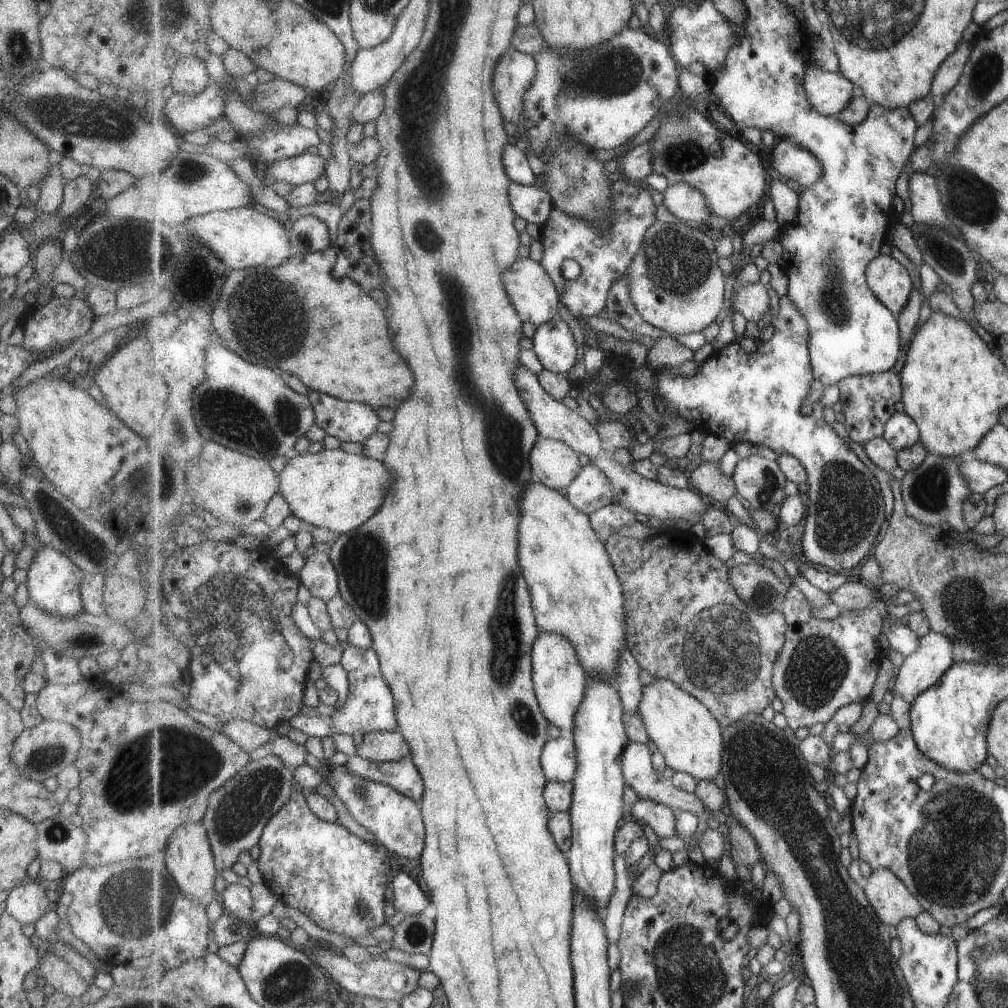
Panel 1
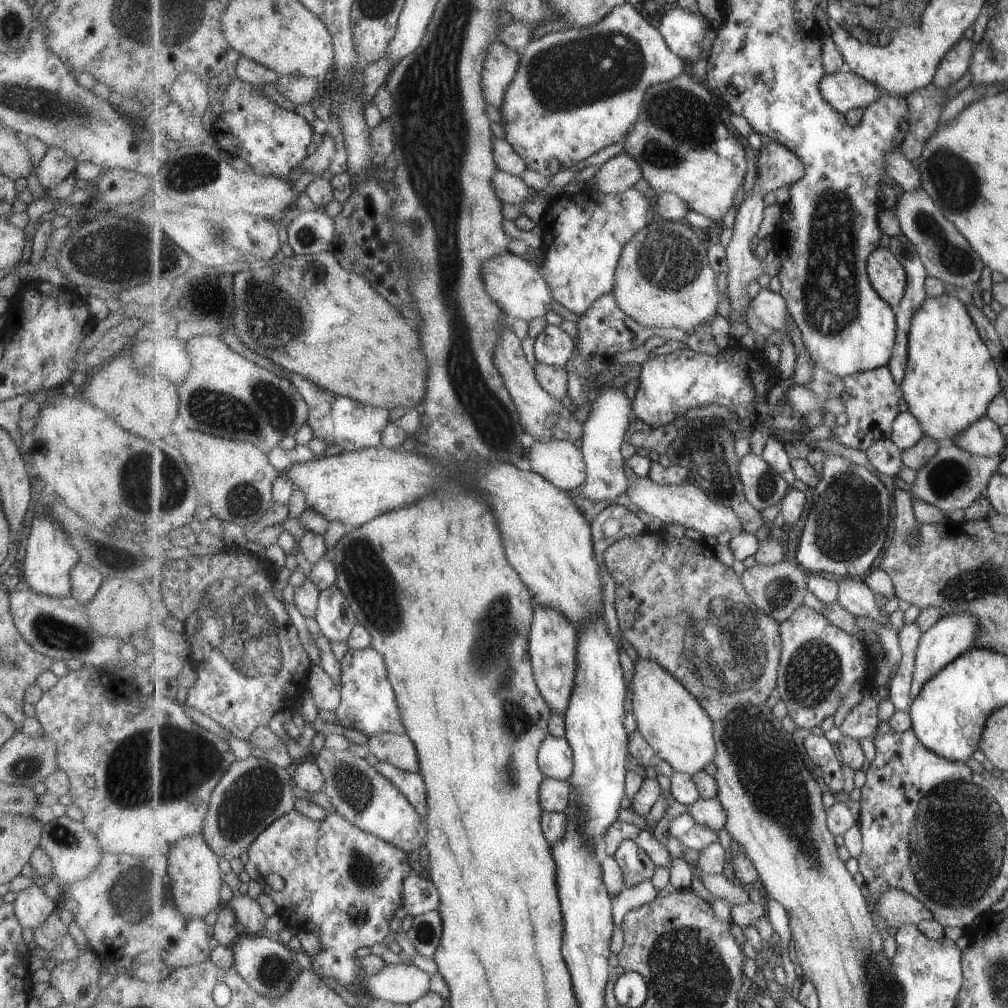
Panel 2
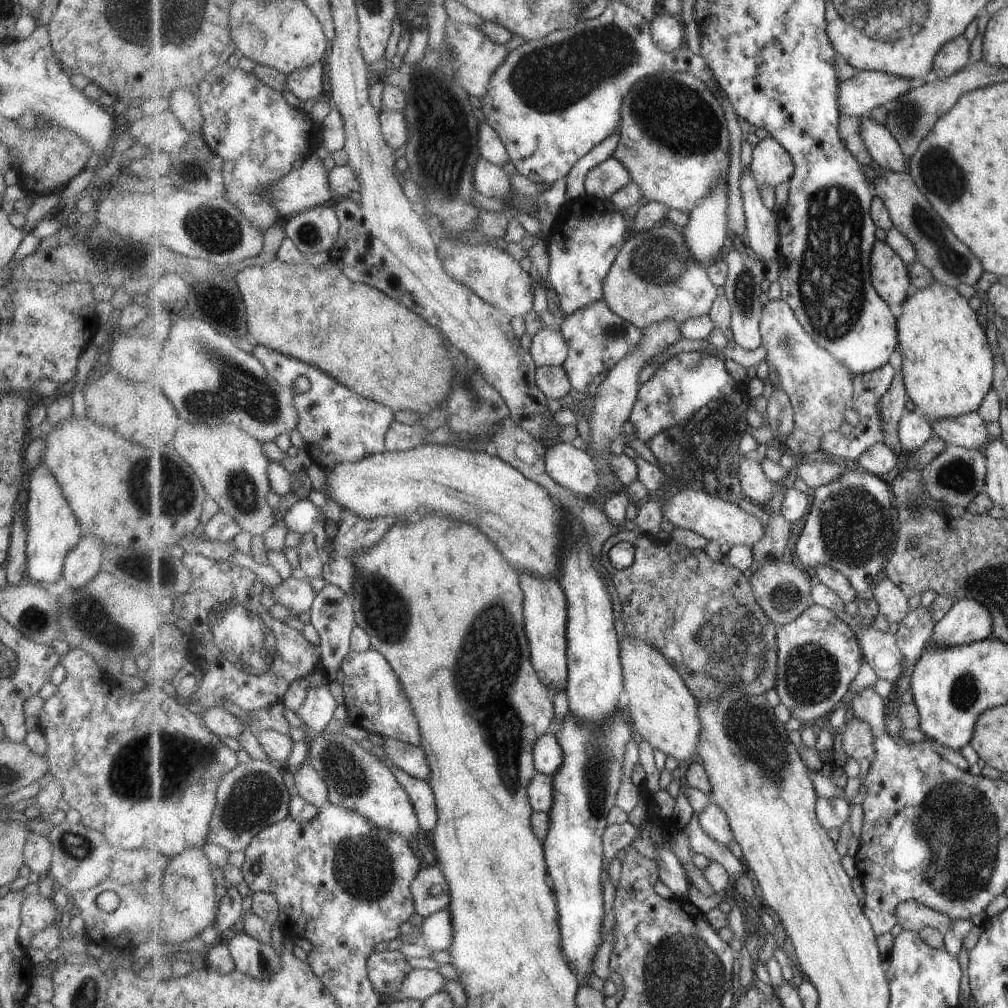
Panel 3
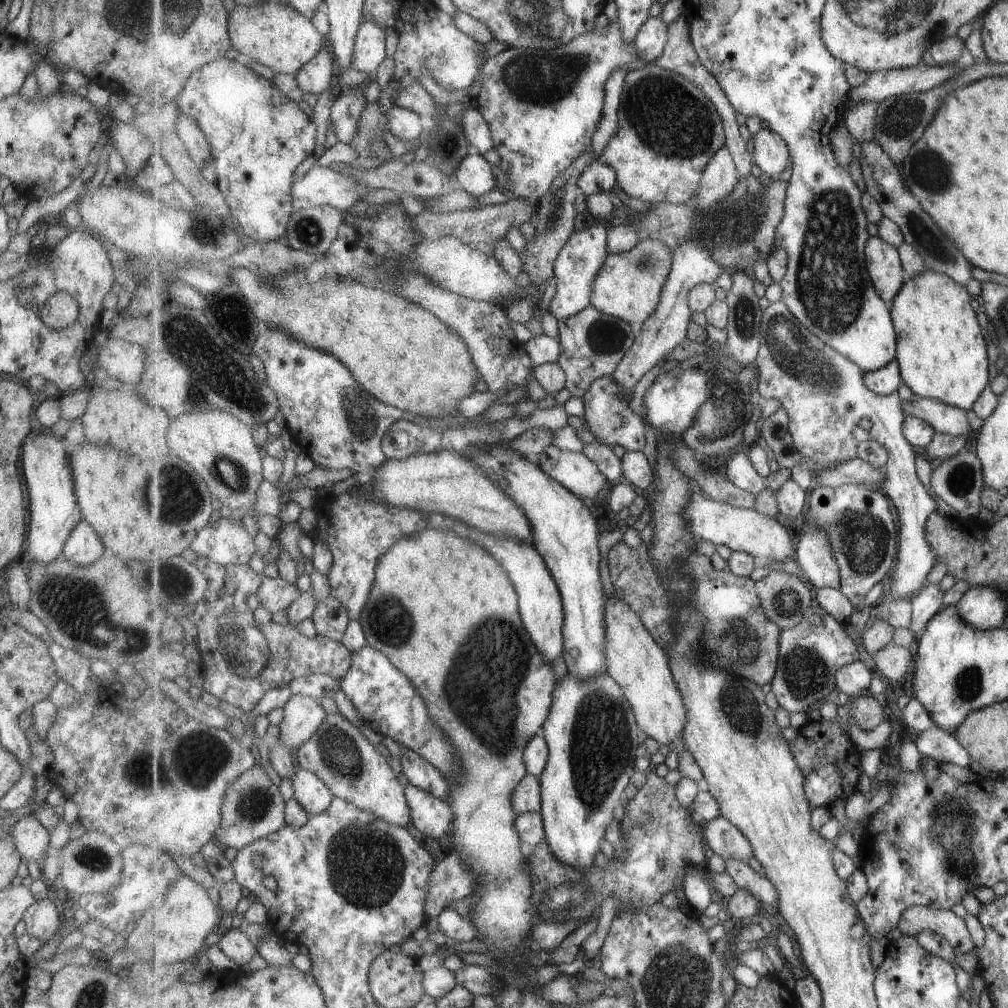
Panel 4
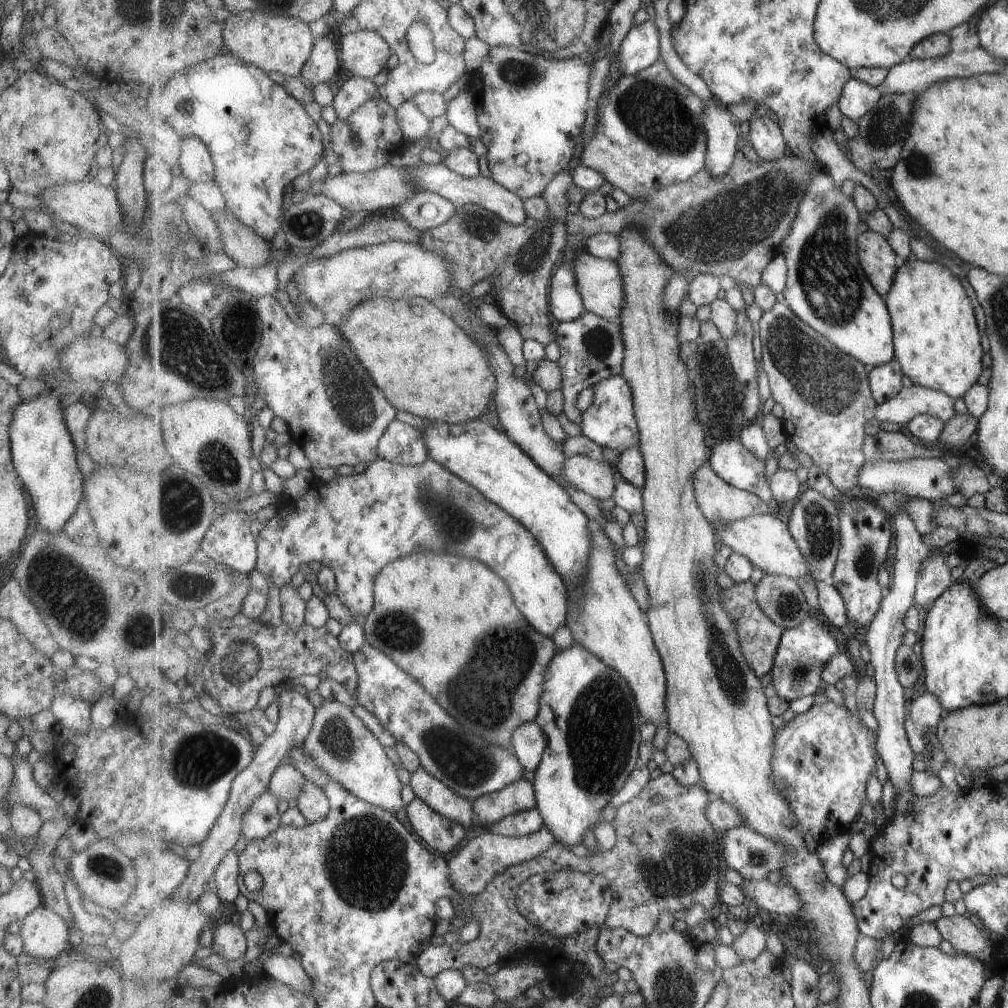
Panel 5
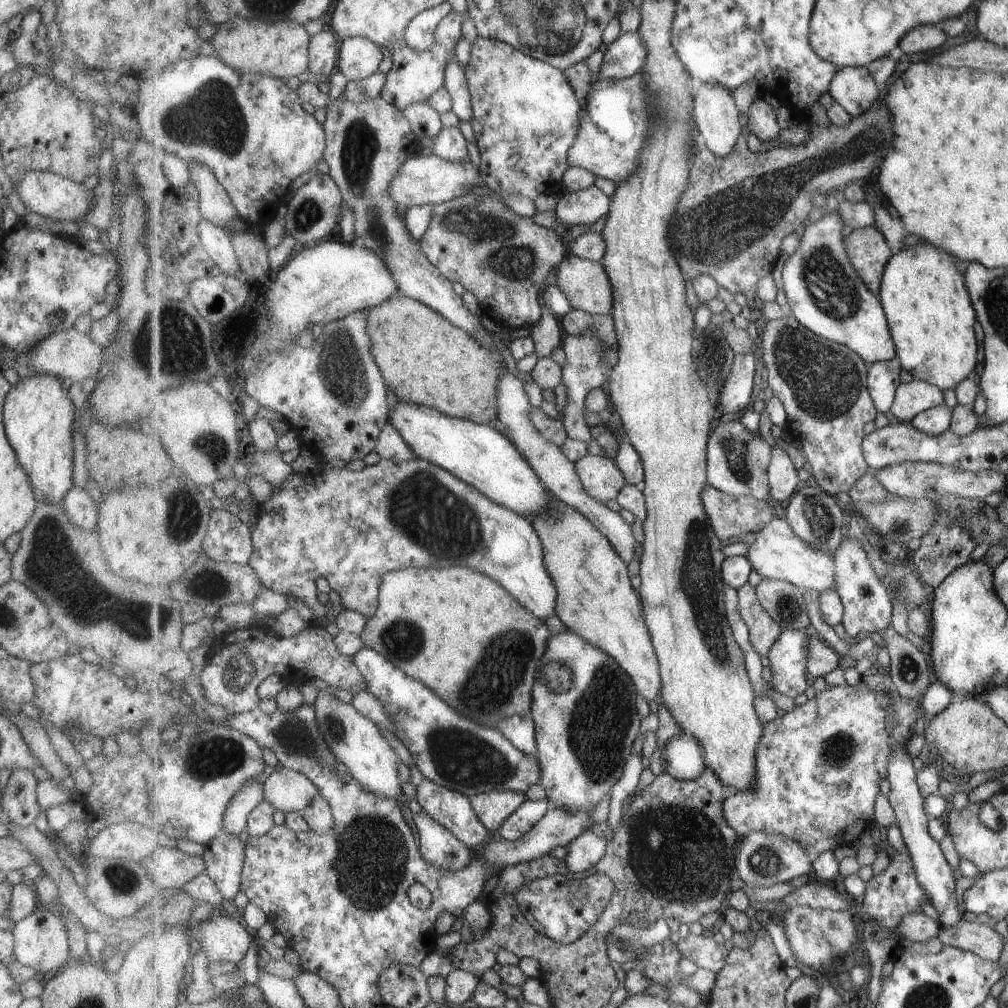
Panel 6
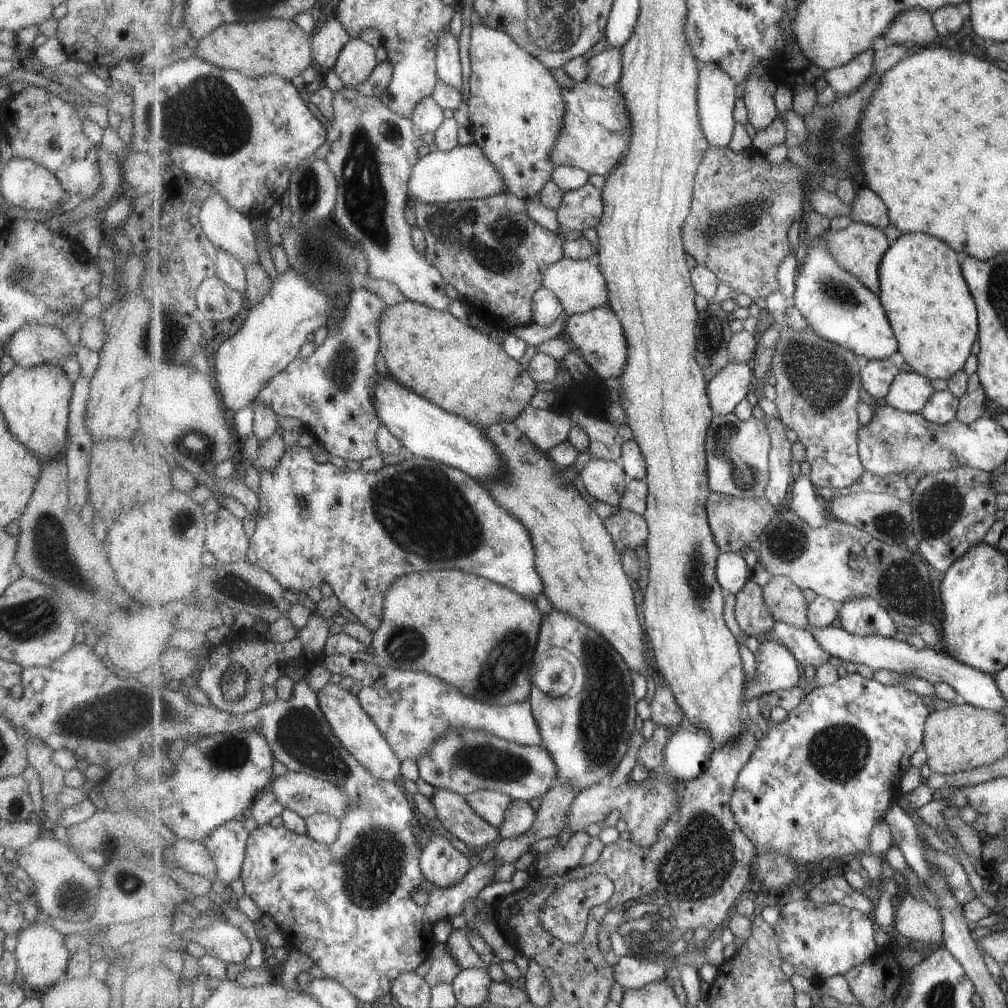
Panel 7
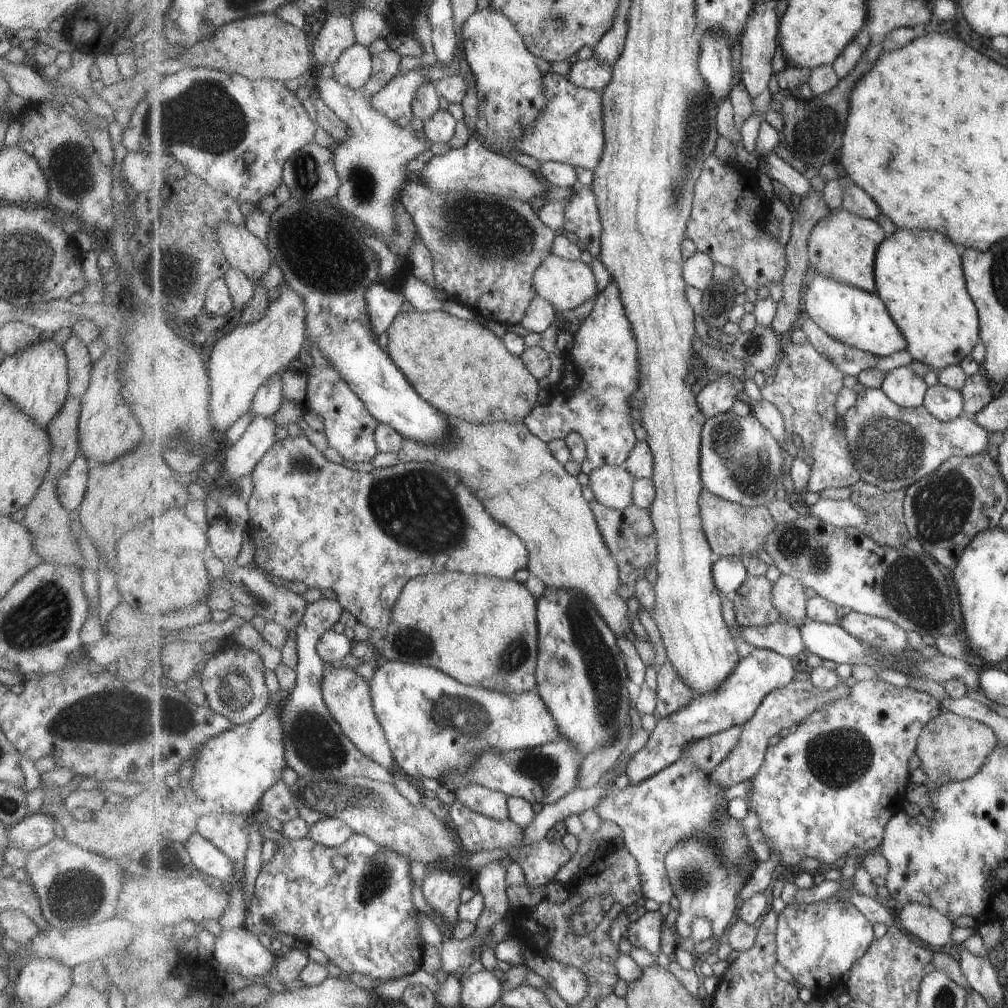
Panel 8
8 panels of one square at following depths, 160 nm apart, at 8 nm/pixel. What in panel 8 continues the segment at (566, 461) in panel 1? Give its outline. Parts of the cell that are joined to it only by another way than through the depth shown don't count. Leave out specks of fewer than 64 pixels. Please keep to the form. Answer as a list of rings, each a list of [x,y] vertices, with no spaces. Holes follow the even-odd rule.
[[[603,465],[589,475],[589,486],[608,509],[622,511],[634,502],[636,479],[624,466]]]

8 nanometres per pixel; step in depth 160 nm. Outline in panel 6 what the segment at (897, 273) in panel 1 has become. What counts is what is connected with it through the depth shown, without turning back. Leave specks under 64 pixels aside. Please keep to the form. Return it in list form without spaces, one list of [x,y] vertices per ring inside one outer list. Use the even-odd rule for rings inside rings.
[[[875,225],[854,229],[844,238],[849,258],[859,276],[880,296],[882,278],[894,249],[887,237]]]

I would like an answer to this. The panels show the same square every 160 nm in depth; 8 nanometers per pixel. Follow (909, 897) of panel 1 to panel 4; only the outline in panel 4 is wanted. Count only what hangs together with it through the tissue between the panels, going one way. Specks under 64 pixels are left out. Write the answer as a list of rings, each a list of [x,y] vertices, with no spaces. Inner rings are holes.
[[[925,905],[910,906],[902,914],[899,929],[903,935],[914,937],[927,929],[942,934],[954,946],[956,955],[974,947],[965,922],[953,910],[944,911]]]

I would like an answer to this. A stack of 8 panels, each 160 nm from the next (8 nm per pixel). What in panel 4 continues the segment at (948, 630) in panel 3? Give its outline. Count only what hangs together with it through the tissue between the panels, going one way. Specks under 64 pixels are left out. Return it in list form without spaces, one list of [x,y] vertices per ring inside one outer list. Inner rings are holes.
[[[991,585],[970,586],[957,601],[960,619],[979,630],[996,629],[1007,618],[1007,606]]]

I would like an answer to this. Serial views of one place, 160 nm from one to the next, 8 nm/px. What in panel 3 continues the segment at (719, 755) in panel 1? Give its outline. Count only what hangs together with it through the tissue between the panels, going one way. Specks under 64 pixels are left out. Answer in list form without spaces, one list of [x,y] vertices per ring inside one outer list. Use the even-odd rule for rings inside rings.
[[[624,635],[620,640],[620,654],[624,668],[624,694],[625,702],[630,710],[631,721],[634,730],[648,740],[656,749],[661,749],[667,756],[673,756],[679,762],[679,768],[687,772],[693,762],[687,762],[687,768],[683,762],[689,760],[695,753],[698,754],[702,722],[699,718],[698,699],[691,692],[683,680],[682,674],[667,660],[667,657],[647,641]]]

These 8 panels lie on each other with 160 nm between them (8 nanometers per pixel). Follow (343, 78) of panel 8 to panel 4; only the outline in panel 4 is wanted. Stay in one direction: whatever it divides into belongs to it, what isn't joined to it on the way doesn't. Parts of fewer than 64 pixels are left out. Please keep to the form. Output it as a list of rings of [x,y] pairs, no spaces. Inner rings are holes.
[[[376,20],[365,21],[356,38],[352,68],[373,77],[375,70],[379,70],[387,58],[385,40],[385,29]]]

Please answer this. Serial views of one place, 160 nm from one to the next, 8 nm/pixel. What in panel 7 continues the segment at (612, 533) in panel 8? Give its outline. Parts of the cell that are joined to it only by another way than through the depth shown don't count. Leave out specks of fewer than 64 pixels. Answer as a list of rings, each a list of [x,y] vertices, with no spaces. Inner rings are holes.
[[[619,506],[616,513],[604,519],[605,526],[614,538],[617,550],[626,550],[646,546],[650,537],[650,526],[644,515]]]

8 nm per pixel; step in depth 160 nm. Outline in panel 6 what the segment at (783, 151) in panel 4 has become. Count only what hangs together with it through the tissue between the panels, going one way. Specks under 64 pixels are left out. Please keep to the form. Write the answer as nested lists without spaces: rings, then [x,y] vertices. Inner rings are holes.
[[[762,98],[750,106],[748,112],[748,128],[763,142],[775,140],[782,131],[778,121],[778,111]]]

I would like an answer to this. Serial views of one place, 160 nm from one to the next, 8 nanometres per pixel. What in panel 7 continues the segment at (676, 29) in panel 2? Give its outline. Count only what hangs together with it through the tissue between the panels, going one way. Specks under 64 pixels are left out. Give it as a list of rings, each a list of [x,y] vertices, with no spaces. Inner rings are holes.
[[[608,46],[587,61],[590,70],[585,80],[604,87],[616,85],[623,76],[622,58],[622,47]]]

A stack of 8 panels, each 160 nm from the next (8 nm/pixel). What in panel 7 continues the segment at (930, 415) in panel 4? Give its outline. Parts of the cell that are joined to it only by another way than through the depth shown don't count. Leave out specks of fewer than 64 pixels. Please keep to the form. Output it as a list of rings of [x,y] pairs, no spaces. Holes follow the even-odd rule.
[[[914,370],[899,373],[885,399],[887,404],[899,410],[921,413],[934,392],[931,380]]]

